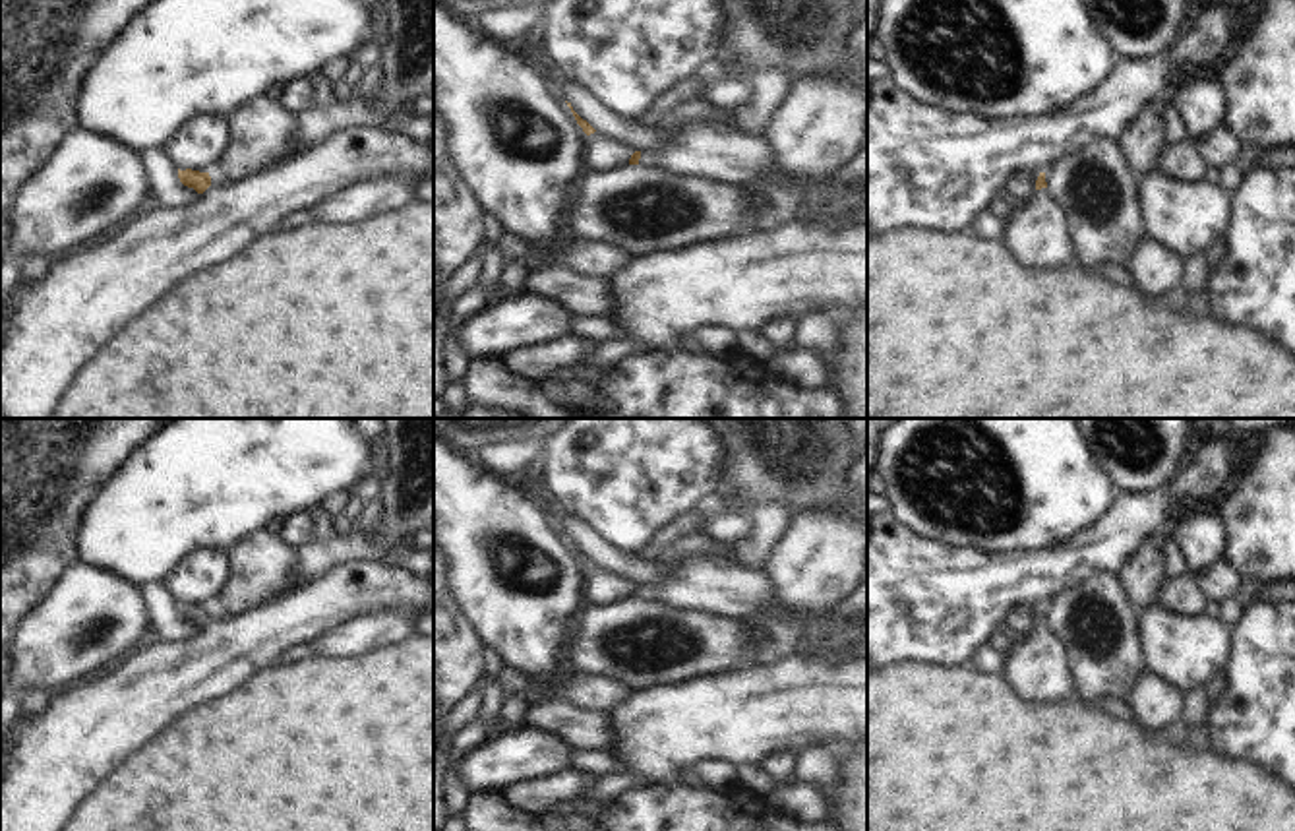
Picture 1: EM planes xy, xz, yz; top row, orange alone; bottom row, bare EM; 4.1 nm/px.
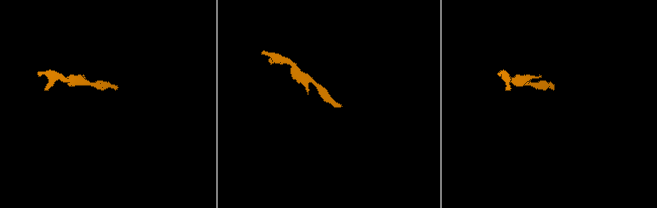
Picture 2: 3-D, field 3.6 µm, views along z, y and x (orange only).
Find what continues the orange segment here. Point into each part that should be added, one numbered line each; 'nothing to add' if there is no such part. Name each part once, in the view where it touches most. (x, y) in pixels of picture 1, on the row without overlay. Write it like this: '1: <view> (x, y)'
1: xy (55, 762)

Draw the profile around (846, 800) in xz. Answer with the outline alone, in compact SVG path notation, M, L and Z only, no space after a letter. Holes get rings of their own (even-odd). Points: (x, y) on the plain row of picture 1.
M867 744L834 748L840 781L825 790L830 821L838 831L867 831Z

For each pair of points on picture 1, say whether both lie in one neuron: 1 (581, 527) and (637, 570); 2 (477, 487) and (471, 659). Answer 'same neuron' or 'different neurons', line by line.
1: same neuron
2: different neurons

